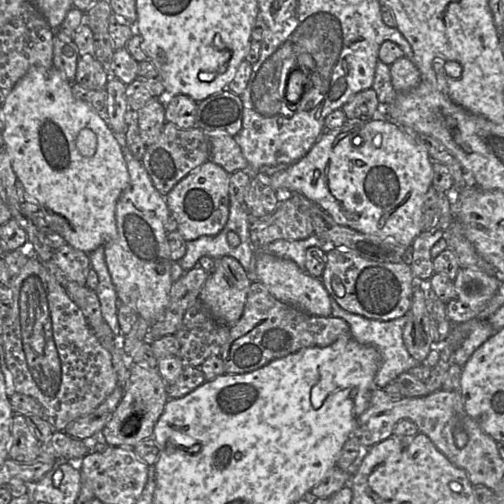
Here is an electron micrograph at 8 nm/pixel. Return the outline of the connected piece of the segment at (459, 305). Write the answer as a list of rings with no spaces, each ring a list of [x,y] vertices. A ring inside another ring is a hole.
[[[460,268],[454,280],[455,296],[446,305],[448,319],[453,324],[474,319],[498,291],[500,284],[498,274]]]

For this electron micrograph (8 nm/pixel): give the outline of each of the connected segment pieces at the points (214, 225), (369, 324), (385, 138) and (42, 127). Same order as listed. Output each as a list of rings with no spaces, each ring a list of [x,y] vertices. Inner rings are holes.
[[[207,161],[186,175],[165,196],[167,206],[178,224],[177,231],[185,241],[217,235],[229,217],[229,177],[221,166]]]
[[[332,297],[331,307],[332,316],[342,318],[349,324],[351,334],[355,340],[364,345],[374,346],[380,352],[381,364],[375,377],[375,386],[384,388],[389,383],[394,381],[395,378],[401,373],[407,372],[411,368],[422,364],[409,354],[404,344],[403,331],[408,321],[407,314],[389,321],[369,319],[365,316],[354,314],[343,309]]]
[[[384,116],[369,120],[347,120],[339,128],[325,130],[302,159],[289,165],[286,170],[270,176],[270,186],[281,195],[303,195],[321,206],[339,225],[411,246],[422,232],[424,202],[432,188],[433,178],[433,160],[416,133],[411,129],[403,129]],[[357,135],[363,139],[360,146],[355,146],[352,142]],[[375,137],[381,138],[378,147],[374,145]]]
[[[31,67],[7,95],[2,105],[2,116],[4,122],[4,129],[2,131],[4,149],[8,152],[11,158],[13,171],[15,172],[21,186],[24,188],[26,194],[32,197],[32,201],[38,205],[40,215],[52,225],[54,230],[65,239],[67,244],[87,254],[115,239],[117,236],[115,215],[116,205],[118,199],[128,185],[129,174],[122,149],[113,131],[109,127],[106,117],[100,116],[88,103],[76,99],[72,94],[72,83],[66,80],[55,67],[50,69]],[[82,129],[90,129],[97,136],[97,149],[92,157],[83,156],[77,149],[76,139]]]

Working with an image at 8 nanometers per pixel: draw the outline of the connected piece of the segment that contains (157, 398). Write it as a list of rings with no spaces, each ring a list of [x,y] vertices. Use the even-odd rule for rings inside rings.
[[[133,363],[122,400],[101,431],[103,443],[108,446],[134,448],[142,440],[153,438],[154,427],[168,401],[167,385],[157,369]]]

